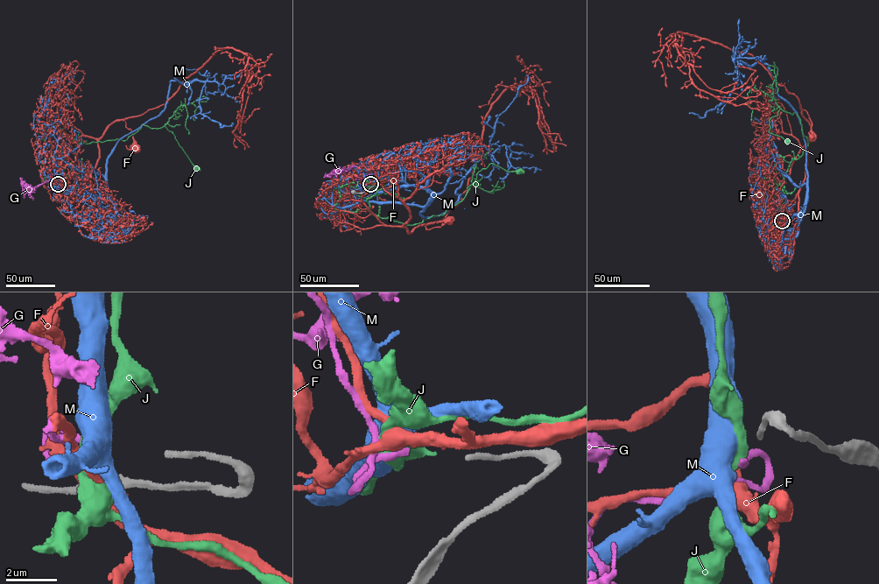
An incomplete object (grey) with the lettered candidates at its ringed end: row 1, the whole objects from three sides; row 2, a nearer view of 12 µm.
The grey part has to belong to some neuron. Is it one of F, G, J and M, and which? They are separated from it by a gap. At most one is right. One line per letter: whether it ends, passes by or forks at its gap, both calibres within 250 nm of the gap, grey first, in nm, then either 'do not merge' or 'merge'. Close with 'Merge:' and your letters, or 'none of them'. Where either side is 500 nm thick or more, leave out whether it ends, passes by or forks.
F: it passes by; calibres 240 and 320 nm; do not merge
G: it ends; calibres 240 and 240 nm; merge
J: it ends; calibres 240 and 320 nm; do not merge
M: calibres 240 and 750 nm; do not merge
Merge: G

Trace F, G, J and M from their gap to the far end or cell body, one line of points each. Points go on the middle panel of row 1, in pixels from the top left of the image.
F: (369, 184), (397, 185), (409, 210), (408, 234), (448, 220)
G: (368, 184), (356, 167), (332, 174), (337, 173), (334, 174), (336, 177), (335, 174)
J: (369, 184), (376, 193), (366, 201), (372, 214), (410, 225), (460, 201), (490, 164), (519, 172)
M: (368, 184), (361, 192), (427, 188), (419, 215), (440, 214), (490, 153), (497, 116), (526, 74)

